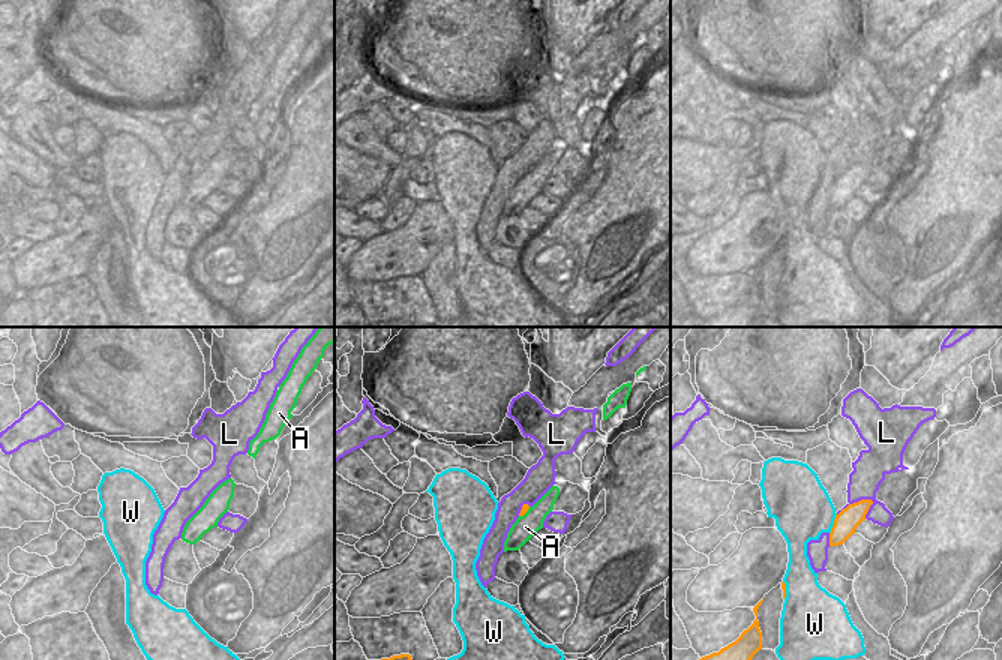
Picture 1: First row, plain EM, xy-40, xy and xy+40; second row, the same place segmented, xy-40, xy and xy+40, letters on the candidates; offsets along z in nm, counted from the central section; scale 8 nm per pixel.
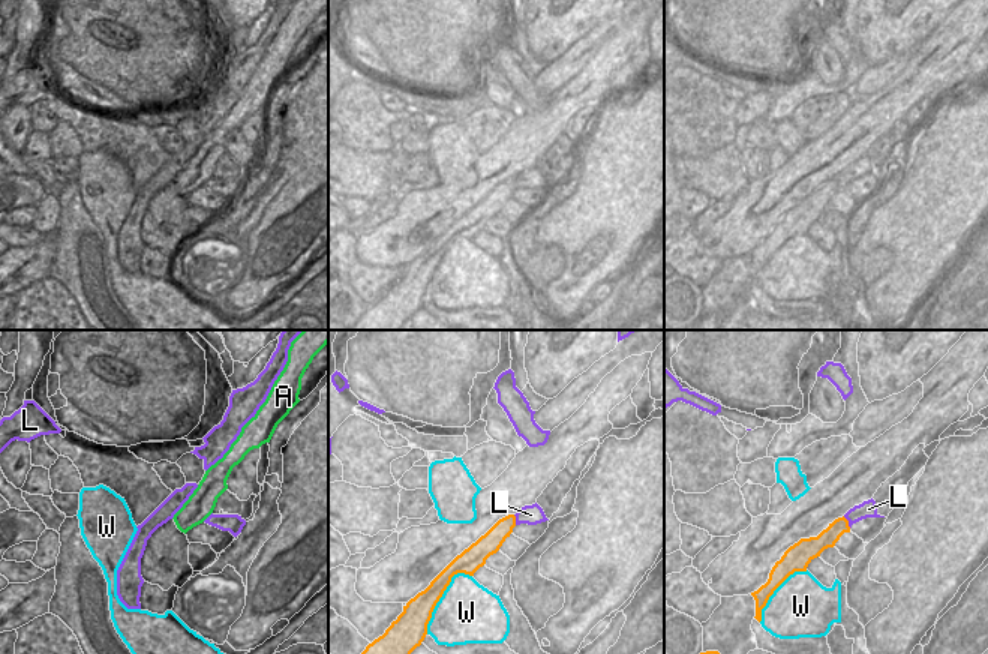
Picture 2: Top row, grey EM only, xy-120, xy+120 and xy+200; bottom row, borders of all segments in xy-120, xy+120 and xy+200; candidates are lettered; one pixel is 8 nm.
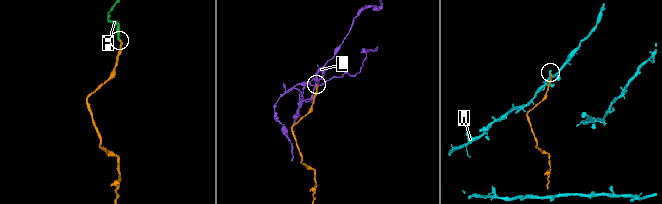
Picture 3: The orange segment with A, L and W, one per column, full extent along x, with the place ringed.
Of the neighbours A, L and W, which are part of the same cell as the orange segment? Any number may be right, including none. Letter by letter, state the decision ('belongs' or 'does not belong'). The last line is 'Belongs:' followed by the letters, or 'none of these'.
A: belongs
L: does not belong
W: does not belong
Belongs: A

